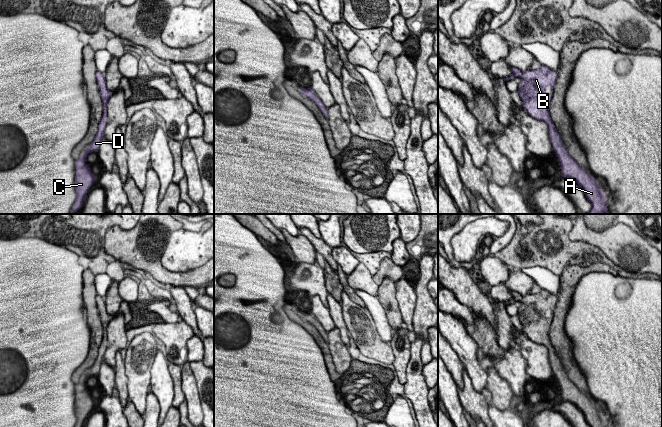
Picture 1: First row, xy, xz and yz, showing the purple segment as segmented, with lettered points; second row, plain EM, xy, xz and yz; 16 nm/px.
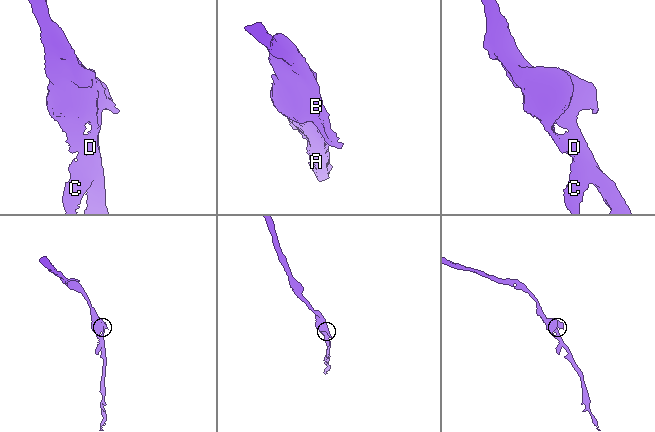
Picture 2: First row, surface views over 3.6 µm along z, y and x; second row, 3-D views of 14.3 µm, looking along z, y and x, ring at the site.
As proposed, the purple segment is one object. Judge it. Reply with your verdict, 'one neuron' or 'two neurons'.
one neuron

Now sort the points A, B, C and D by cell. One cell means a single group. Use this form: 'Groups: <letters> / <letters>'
Groups: A B C D

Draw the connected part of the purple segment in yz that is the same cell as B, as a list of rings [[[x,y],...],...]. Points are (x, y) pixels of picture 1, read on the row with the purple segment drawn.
[[[541,65],[539,69],[530,69],[526,72],[519,68],[511,67],[511,71],[513,75],[503,80],[506,82],[514,77],[523,79],[518,89],[518,94],[522,99],[522,106],[531,117],[548,125],[549,137],[561,168],[561,178],[571,178],[583,189],[587,200],[592,204],[592,208],[587,214],[608,214],[605,194],[598,186],[596,179],[582,169],[569,155],[560,134],[556,131],[555,125],[550,118],[548,110],[553,92],[546,94],[545,88],[550,85],[554,89],[558,76],[557,72],[544,65]]]

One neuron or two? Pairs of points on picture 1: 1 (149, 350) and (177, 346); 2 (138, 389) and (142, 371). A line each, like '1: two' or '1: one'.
1: two
2: one

